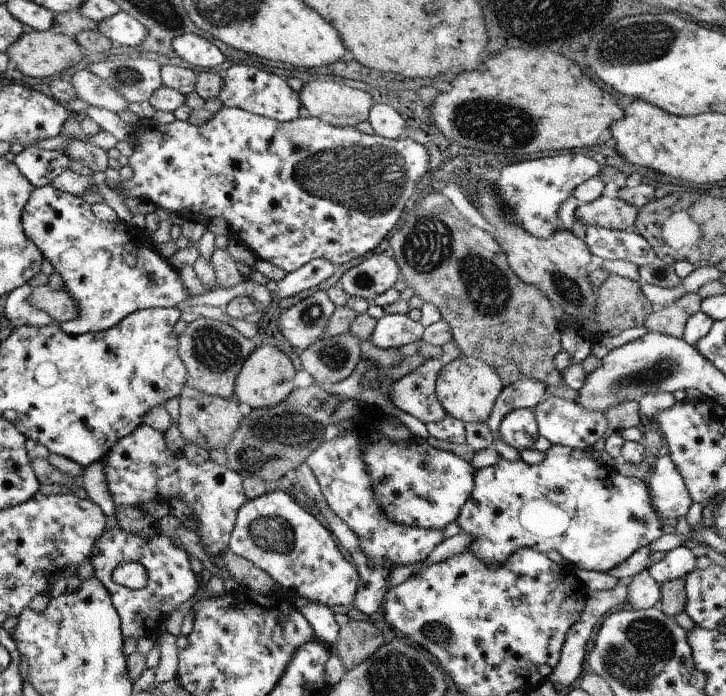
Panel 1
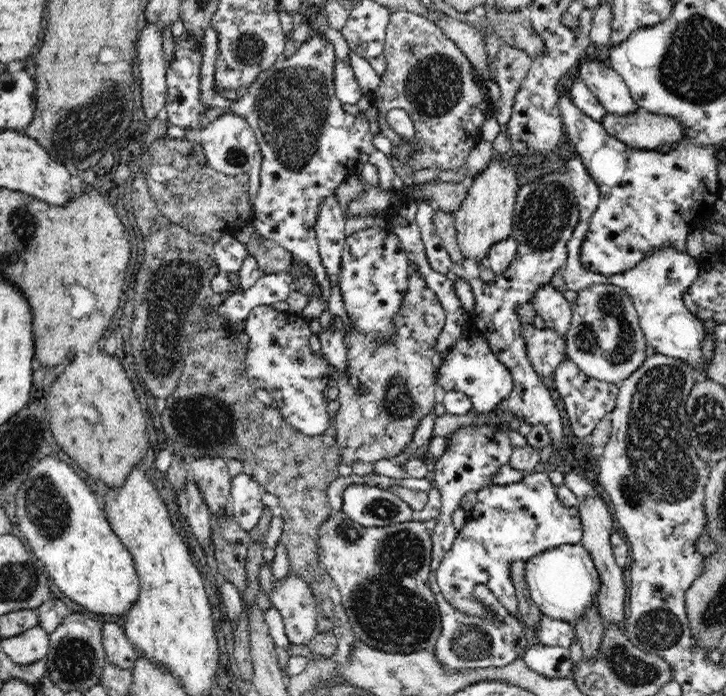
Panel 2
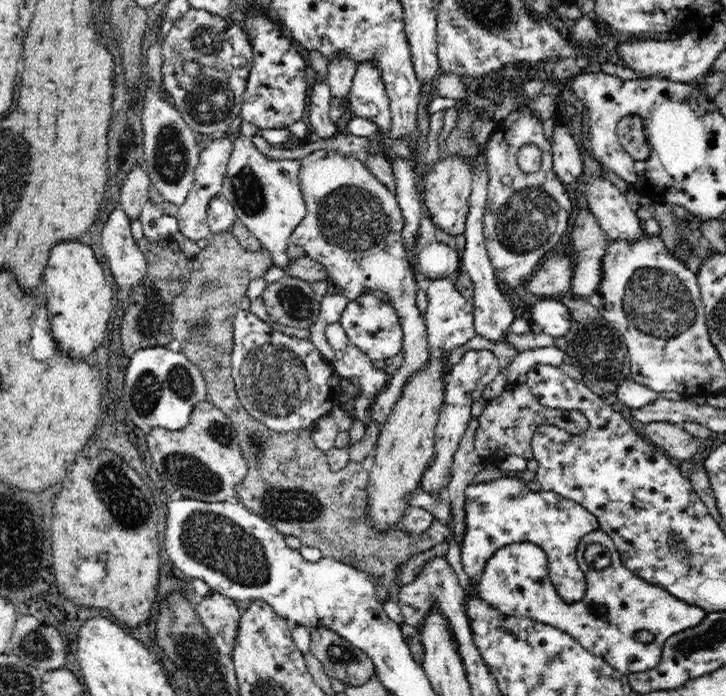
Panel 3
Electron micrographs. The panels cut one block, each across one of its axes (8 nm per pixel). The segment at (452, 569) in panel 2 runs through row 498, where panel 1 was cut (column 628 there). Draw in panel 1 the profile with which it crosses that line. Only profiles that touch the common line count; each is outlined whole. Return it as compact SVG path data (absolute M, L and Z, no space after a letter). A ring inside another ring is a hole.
M552 445L545 452L543 461L535 465L526 464L522 459L510 462L501 457L494 466L475 471L474 482L470 498L455 521L460 532L471 537L472 542L465 551L481 559L487 567L503 565L518 549L531 548L539 553L556 550L578 569L608 573L639 548L650 546L666 535L662 531L665 521L653 507L648 484L599 463L588 450Z

